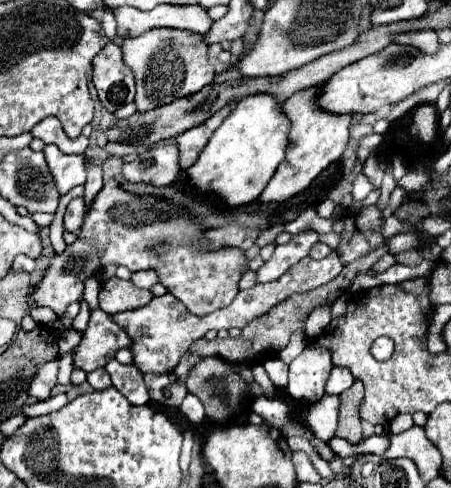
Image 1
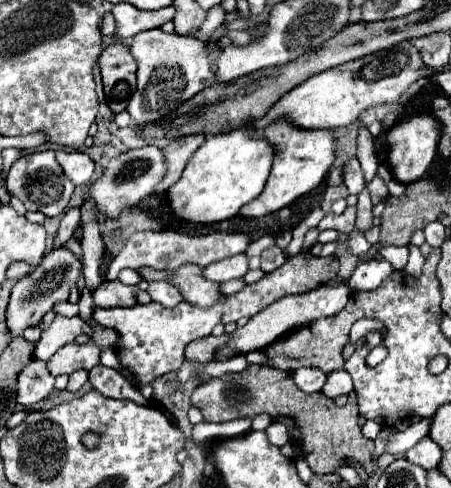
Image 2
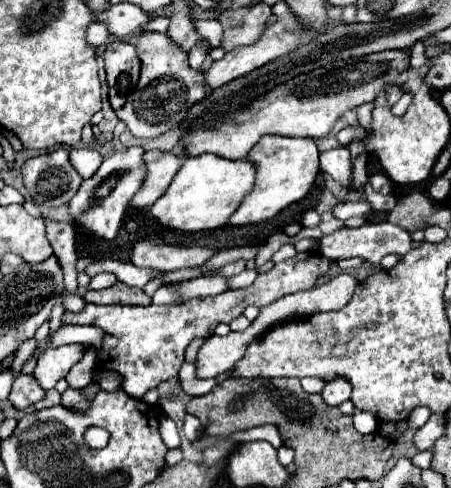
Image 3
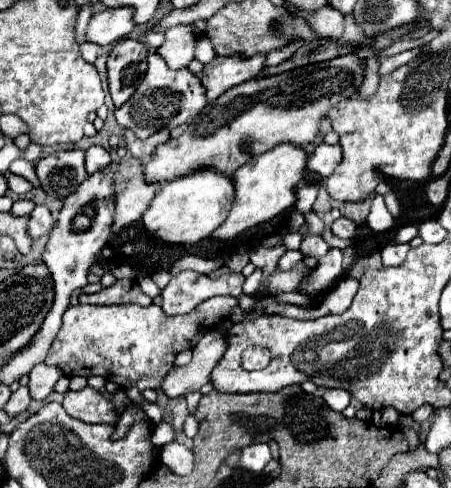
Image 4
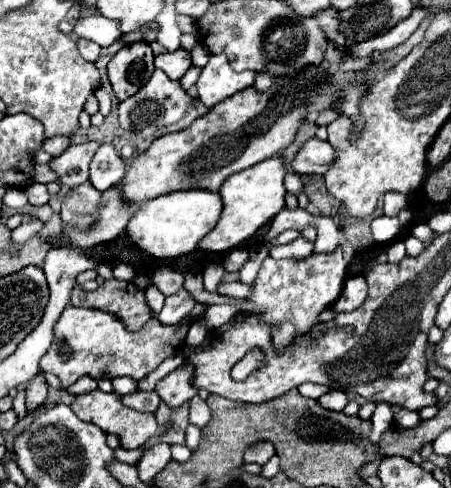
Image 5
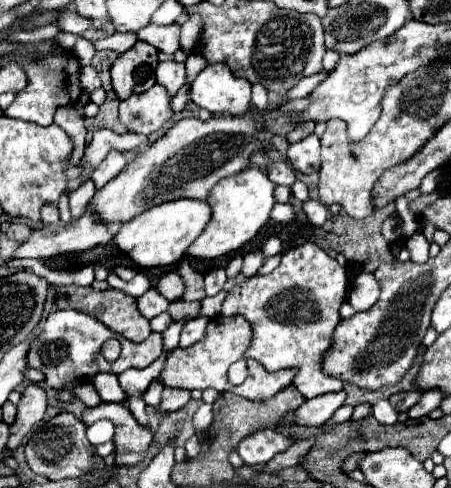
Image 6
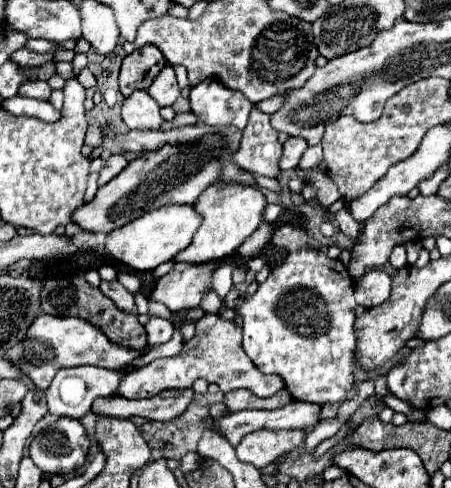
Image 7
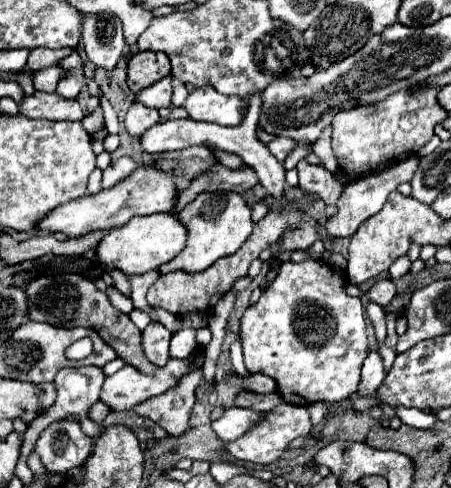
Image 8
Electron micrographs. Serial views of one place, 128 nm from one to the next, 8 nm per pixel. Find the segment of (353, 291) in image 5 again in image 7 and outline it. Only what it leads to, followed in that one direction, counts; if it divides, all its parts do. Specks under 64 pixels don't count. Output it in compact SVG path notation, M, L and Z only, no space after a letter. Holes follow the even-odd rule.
M370 270L354 284L354 292L360 306L374 308L390 296L390 276L382 270Z

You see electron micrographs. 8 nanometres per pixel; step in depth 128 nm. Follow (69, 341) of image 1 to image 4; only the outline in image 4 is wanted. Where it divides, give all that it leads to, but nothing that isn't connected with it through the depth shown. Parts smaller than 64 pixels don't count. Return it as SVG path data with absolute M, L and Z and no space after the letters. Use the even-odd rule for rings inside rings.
M20 386L16 392L12 392L12 396L10 396L8 404L4 406L4 410L6 410L10 416L16 416L16 414L20 414L20 412L24 412L24 410L28 408L30 400L32 400L32 398L30 398L28 386Z

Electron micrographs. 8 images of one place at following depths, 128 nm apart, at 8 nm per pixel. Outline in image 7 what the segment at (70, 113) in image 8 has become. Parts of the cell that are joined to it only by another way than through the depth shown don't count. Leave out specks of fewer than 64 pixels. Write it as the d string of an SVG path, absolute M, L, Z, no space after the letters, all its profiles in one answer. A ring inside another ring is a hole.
M8 98L2 102L2 108L14 116L30 116L30 118L38 118L42 122L56 122L56 118L60 118L60 112L54 110L54 106L50 102L44 100L36 100L36 98Z

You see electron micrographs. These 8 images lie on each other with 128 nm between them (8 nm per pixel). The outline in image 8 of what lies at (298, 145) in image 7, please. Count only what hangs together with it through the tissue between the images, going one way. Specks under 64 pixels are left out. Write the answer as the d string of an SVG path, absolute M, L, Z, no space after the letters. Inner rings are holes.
M276 138L274 142L268 144L268 150L276 156L276 160L280 164L284 164L286 156L296 148L296 140L288 140L288 138Z

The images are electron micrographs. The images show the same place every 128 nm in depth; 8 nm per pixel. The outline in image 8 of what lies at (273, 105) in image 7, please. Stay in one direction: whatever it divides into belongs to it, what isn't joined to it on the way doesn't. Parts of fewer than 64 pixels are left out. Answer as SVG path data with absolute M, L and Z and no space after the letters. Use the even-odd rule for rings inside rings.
M252 96L246 118L240 126L236 128L226 128L226 126L218 126L218 124L204 124L204 122L196 122L196 120L166 120L166 122L158 122L156 126L148 128L142 136L140 136L140 146L144 152L148 154L156 154L156 152L172 152L172 150L186 150L192 146L206 146L210 150L224 150L224 152L232 152L238 154L260 178L260 184L274 196L280 198L284 194L284 166L278 164L278 160L270 154L270 150L260 144L256 140L256 124L258 124L258 114L262 108L262 100L258 96Z

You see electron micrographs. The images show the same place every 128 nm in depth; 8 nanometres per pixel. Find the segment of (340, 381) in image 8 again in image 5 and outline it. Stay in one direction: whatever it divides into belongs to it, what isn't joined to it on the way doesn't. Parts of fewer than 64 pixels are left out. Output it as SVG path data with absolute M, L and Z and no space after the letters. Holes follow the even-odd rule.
M336 248L334 252L328 252L328 254L314 254L314 288L302 288L304 266L300 262L274 260L272 256L266 256L260 266L260 272L256 276L256 282L254 282L256 288L246 298L246 302L236 308L228 306L228 304L208 306L204 320L206 320L206 326L220 328L236 312L258 312L264 316L266 322L270 322L276 328L272 334L276 350L284 350L286 346L292 344L294 336L304 334L314 324L318 324L318 314L322 310L326 310L328 306L332 306L336 302L336 298L340 296L344 278L346 278L346 266L342 260L342 248ZM306 382L300 384L298 390L300 390L302 396L306 396L306 398L314 398L314 400L316 400L316 398L320 398L322 394L326 394L330 388L328 388L328 386L318 386L318 384Z

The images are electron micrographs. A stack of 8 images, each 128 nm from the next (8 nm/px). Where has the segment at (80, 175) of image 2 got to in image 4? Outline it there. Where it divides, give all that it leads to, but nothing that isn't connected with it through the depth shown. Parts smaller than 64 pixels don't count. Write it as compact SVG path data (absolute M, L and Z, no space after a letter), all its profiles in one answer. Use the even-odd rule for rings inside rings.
M92 146L92 148L86 150L86 172L88 174L92 174L92 172L104 168L104 166L108 166L108 162L112 162L112 160L110 160L110 154L108 154L106 148Z

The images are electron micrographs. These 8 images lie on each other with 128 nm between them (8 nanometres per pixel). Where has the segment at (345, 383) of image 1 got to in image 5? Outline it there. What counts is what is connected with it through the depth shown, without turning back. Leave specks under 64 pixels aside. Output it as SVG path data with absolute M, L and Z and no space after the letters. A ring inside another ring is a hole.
M330 390L330 392L326 392L324 396L320 396L318 402L320 402L322 408L338 410L338 412L340 412L340 410L344 410L344 406L348 404L348 398L346 398L346 394L340 392L340 390Z

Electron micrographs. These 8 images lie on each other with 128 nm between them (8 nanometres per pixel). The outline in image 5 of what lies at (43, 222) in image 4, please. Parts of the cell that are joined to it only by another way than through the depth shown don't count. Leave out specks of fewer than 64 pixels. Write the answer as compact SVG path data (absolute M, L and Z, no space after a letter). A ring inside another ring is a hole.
M24 214L22 224L12 230L12 240L14 240L16 244L24 244L24 242L28 242L32 236L36 236L36 234L40 232L40 228L42 228L42 222L40 222L38 218L34 218L34 216L30 216L30 214Z

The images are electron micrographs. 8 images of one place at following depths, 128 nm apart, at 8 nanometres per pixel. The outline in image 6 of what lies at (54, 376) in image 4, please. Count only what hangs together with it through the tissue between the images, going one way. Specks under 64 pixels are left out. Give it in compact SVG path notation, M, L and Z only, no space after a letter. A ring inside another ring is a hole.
M38 384L26 386L26 390L22 392L22 400L18 404L16 422L10 428L10 438L8 438L10 450L22 444L22 438L32 430L34 424L38 424L44 418L44 412L46 412L46 390Z

